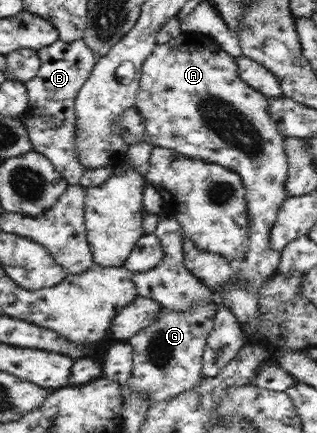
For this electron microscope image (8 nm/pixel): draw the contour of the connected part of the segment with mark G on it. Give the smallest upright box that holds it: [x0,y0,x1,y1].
[123,298,220,403]

